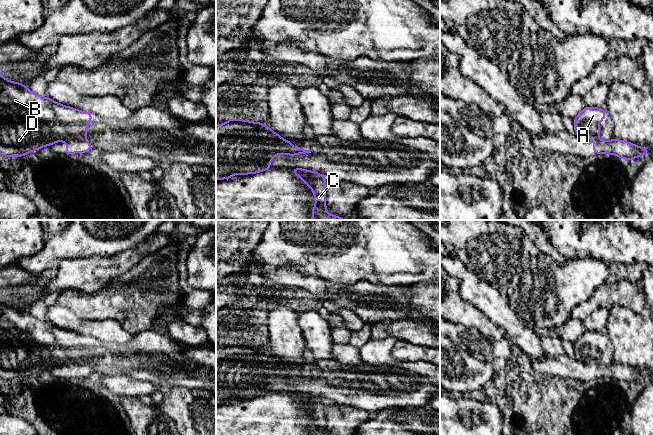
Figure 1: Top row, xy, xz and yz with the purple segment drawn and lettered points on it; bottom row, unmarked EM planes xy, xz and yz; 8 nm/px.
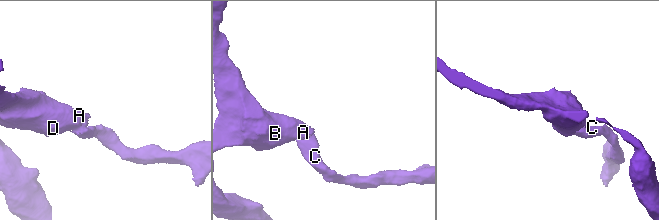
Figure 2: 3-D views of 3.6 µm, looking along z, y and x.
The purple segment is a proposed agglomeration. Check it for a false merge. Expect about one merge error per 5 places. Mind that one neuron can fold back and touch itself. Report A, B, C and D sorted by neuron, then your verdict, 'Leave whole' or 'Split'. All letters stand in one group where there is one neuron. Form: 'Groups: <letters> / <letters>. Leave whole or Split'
Groups: A B D / C. Split

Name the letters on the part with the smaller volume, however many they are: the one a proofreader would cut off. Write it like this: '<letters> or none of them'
C

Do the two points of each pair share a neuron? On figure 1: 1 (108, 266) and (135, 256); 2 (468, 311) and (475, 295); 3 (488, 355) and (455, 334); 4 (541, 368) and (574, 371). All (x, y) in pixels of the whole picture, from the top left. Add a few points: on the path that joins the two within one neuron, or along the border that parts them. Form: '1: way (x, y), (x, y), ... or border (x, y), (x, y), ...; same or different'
1: way (115, 265), (128, 259); same
2: border (458, 283), (460, 295), (489, 318); different
3: way (480, 347), (468, 338), (463, 337); same
4: way (549, 368), (566, 368); same

